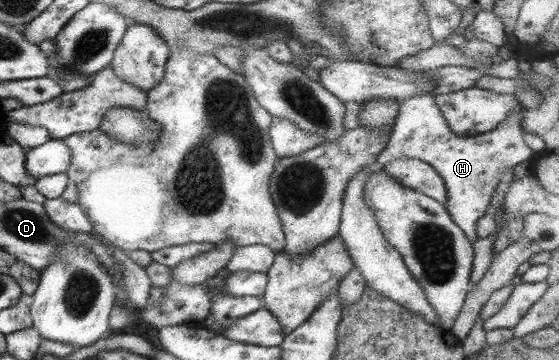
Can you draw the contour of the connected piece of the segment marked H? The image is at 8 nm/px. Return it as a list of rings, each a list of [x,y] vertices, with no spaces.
[[[427,93],[413,95],[398,105],[389,141],[377,154],[371,169],[377,171],[383,167],[383,163],[403,157],[426,162],[443,180],[447,192],[444,208],[451,221],[462,230],[465,239],[473,245],[478,240],[474,227],[491,203],[493,191],[501,179],[501,171],[507,167],[515,167],[535,155],[524,143],[525,132],[521,128],[521,115],[524,109],[521,102],[517,102],[517,108],[509,110],[509,114],[493,130],[472,137],[459,137],[453,134],[451,129],[447,128],[441,111],[435,106],[433,97]]]

